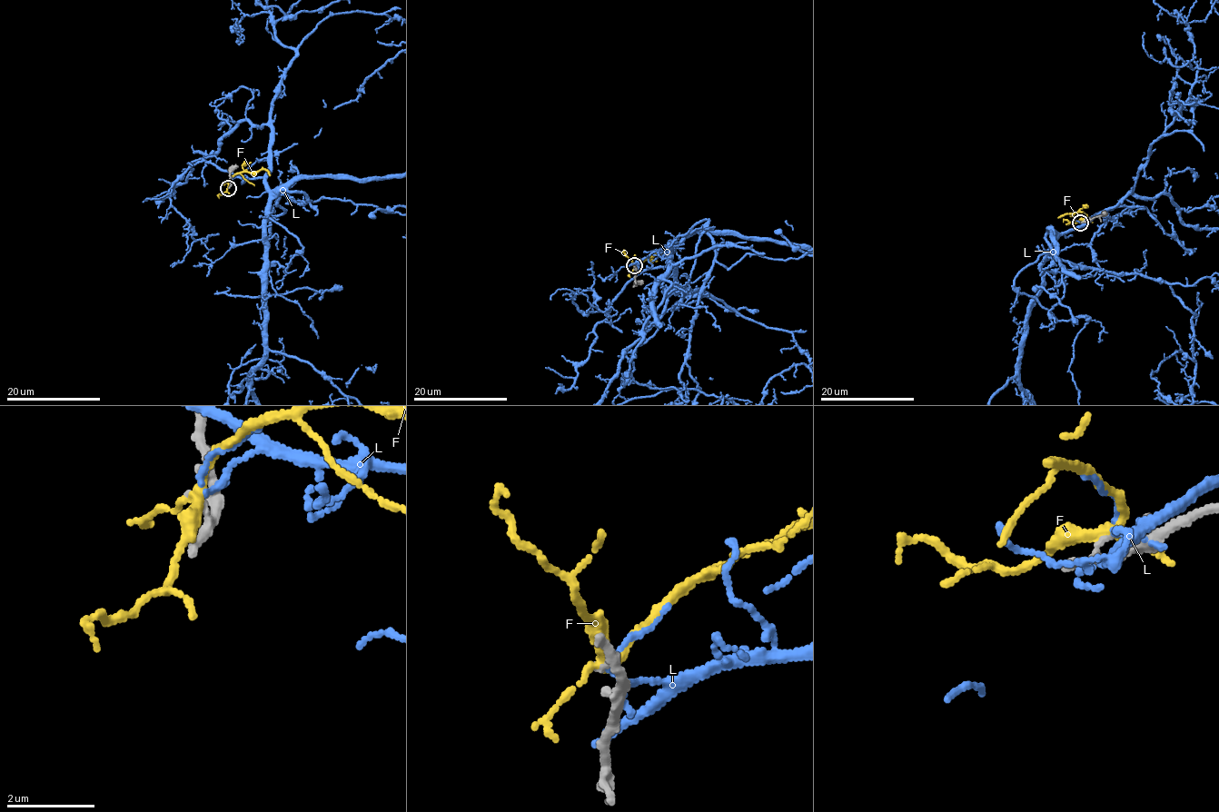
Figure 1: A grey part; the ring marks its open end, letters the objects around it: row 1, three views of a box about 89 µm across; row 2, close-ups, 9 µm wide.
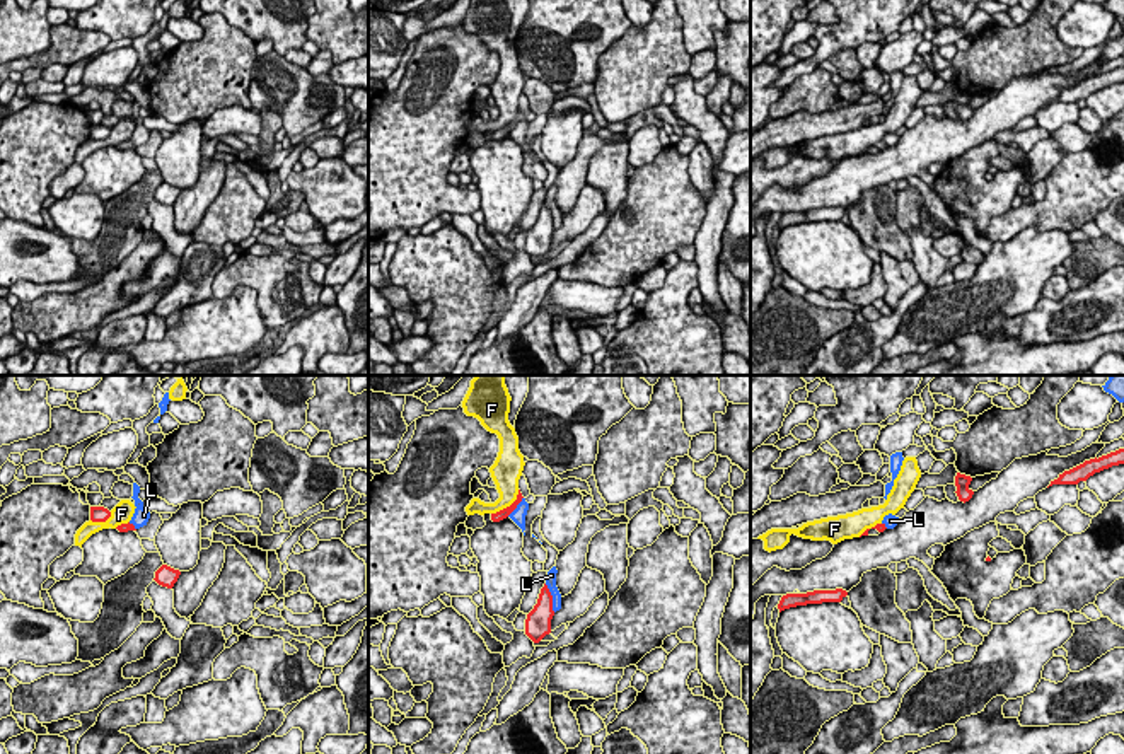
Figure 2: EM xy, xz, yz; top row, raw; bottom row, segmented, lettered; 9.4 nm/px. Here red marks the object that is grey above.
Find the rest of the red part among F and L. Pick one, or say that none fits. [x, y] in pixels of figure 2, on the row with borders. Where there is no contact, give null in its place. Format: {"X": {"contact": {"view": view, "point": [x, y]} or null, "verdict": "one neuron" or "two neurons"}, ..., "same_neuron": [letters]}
{"F": {"contact": {"view": "xz", "point": [507, 507]}, "verdict": "two neurons"}, "L": {"contact": {"view": "xz", "point": [551, 597]}, "verdict": "two neurons"}, "same_neuron": []}

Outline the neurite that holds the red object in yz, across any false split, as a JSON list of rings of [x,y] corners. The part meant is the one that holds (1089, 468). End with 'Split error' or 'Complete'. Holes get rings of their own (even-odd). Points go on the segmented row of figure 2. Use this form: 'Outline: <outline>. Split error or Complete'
Outline: [[[1124,449],[1110,452],[1098,459],[1095,457],[1095,459],[1085,461],[1083,464],[1059,474],[1059,478],[1051,481],[1049,486],[1052,486],[1052,484],[1078,484],[1080,481],[1086,481],[1095,473],[1100,473],[1104,469],[1109,469],[1109,467],[1119,466],[1119,464],[1124,464]]]. Complete

